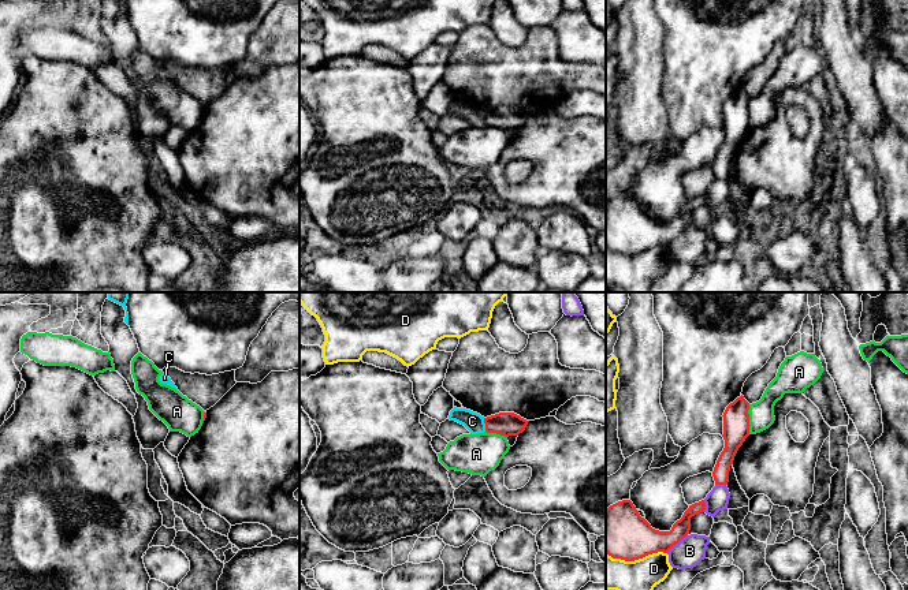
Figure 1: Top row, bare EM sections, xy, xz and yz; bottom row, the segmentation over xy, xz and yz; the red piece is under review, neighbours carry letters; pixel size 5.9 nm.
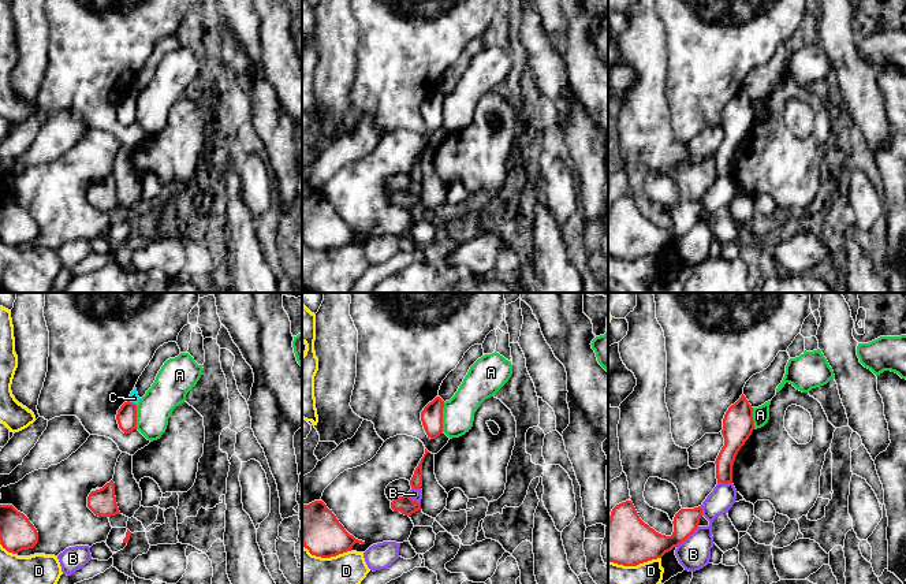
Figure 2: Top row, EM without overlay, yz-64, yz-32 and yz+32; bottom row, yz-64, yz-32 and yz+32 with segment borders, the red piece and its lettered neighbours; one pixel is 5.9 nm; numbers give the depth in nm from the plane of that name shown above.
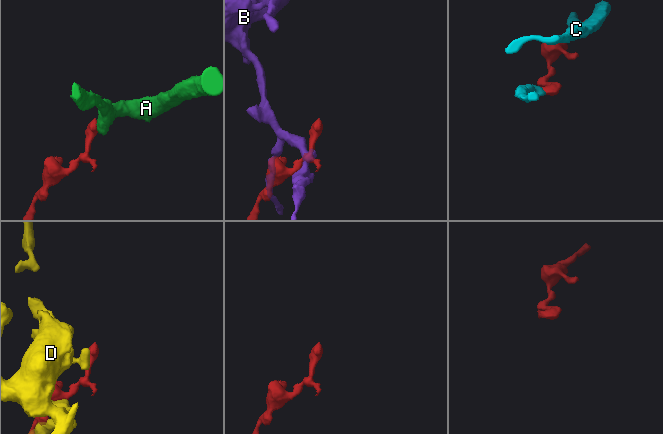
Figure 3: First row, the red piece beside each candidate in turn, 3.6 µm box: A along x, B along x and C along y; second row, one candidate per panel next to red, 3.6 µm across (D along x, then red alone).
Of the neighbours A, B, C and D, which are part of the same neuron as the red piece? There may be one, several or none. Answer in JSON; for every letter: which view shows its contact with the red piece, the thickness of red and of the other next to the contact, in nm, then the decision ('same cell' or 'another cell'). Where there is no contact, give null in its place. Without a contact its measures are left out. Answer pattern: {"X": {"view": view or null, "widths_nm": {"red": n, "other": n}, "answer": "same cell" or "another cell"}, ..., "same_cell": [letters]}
{"A": {"view": "yz", "widths_nm": {"red": 160, "other": 140}, "answer": "another cell"}, "B": {"view": "yz", "widths_nm": {"red": 240, "other": 170}, "answer": "another cell"}, "C": {"view": "xz", "widths_nm": {"red": 140, "other": 110}, "answer": "another cell"}, "D": {"view": "yz", "widths_nm": {"red": 300, "other": 190}, "answer": "another cell"}, "same_cell": []}

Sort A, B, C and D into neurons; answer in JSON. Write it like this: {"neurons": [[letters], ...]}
{"neurons": [["A"], ["B"], ["C"], ["D"]]}

